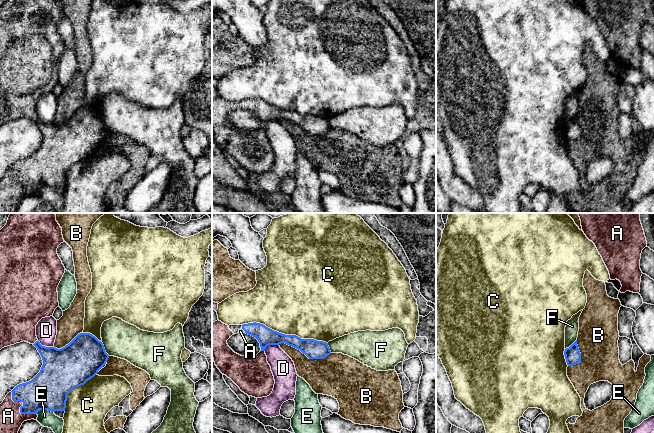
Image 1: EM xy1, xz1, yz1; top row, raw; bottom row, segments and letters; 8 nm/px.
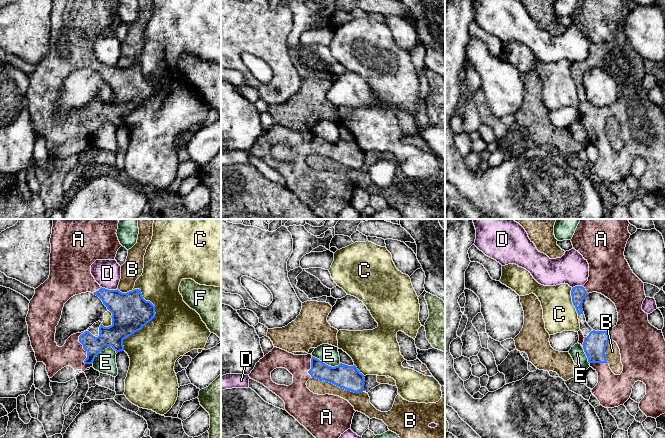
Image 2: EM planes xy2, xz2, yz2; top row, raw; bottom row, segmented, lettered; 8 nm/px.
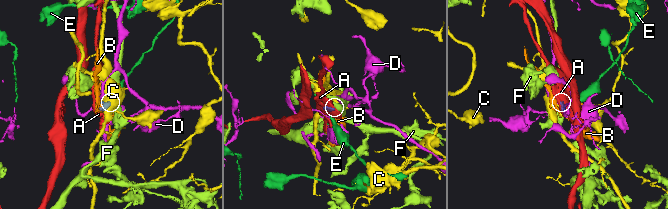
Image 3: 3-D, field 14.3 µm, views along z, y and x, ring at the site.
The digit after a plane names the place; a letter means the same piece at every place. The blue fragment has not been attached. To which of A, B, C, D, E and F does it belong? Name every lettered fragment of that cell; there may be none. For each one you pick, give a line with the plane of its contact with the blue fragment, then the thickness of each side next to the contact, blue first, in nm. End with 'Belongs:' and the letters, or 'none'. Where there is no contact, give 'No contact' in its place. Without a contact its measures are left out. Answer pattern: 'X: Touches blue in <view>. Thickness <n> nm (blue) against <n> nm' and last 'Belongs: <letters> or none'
A: Touches blue in xy1. Thickness 300 nm (blue) against 180 nm
Belongs: A

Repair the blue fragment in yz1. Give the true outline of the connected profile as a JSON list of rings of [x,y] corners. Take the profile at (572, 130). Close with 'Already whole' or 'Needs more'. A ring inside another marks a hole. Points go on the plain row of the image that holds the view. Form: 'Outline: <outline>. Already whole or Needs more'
Outline: [[[577,116],[569,124],[565,125],[564,131],[568,142],[581,139],[581,129],[577,121]]]. Already whole

